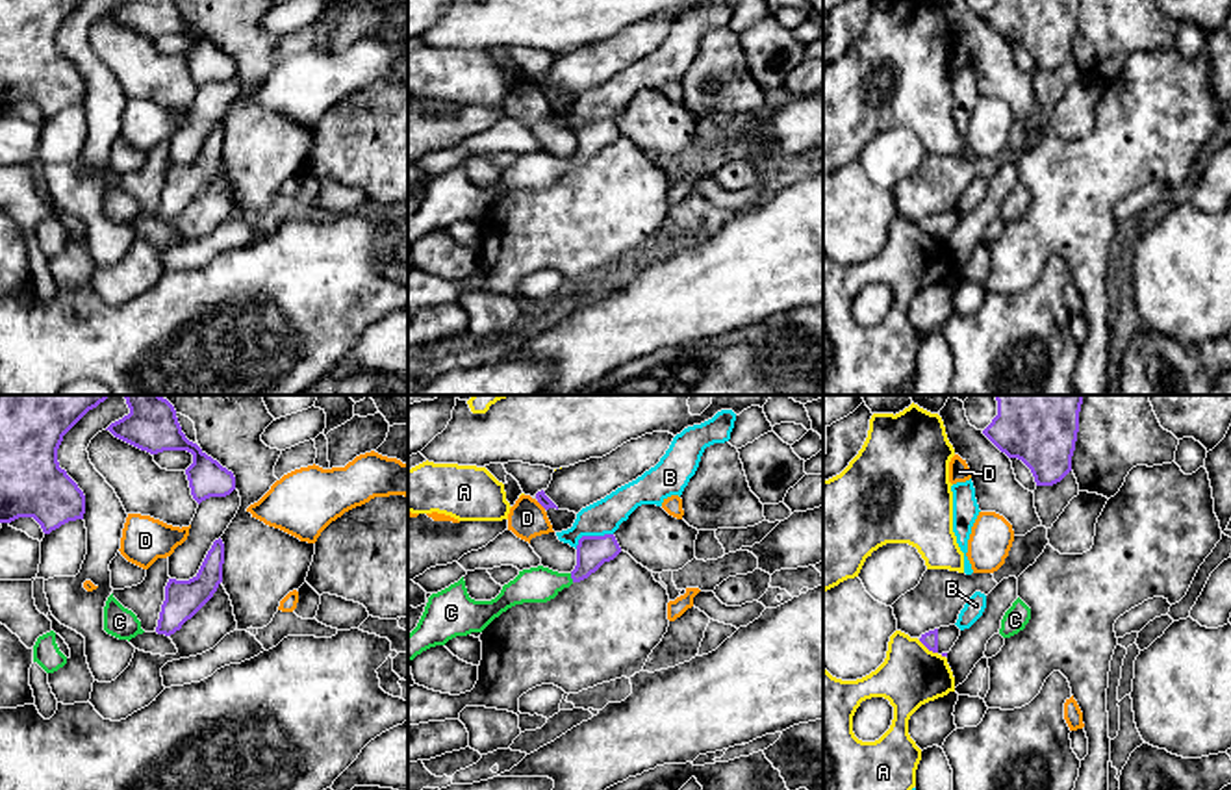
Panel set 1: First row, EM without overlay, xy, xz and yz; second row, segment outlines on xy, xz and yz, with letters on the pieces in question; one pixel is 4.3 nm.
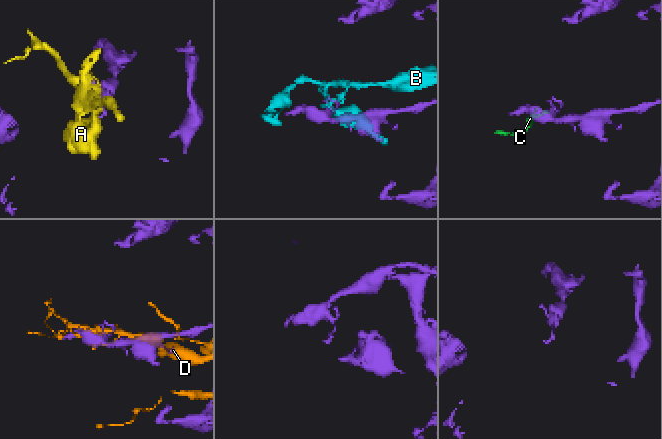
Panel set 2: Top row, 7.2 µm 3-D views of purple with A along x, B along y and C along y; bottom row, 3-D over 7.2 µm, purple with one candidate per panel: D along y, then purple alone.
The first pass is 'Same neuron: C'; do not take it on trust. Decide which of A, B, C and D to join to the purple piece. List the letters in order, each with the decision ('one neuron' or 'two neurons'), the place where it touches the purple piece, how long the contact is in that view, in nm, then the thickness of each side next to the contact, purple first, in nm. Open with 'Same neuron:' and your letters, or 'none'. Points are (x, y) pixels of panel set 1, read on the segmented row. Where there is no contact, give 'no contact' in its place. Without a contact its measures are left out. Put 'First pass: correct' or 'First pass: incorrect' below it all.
Same neuron: C
A: two neurons; meets purple in yz at (927, 648); contact 110 nm long; 70 nm thick on the purple side, 280 nm on the other
B: two neurons; meets purple in xz at (592, 536); contact 180 nm long; 140 nm thick on the purple side, 150 nm on the other
C: one neuron; meets purple in xz at (571, 577); contact 40 nm long; 140 nm thick on the purple side, 160 nm on the other
D: two neurons; meets purple in xz at (542, 505); contact 60 nm long; 50 nm thick on the purple side, 170 nm on the other
First pass: correct

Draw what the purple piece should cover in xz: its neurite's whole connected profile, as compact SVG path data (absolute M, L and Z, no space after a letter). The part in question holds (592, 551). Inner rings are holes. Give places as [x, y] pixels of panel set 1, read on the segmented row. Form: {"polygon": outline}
{"polygon": "M614 534L582 536L577 545L577 566L571 573L558 573L543 566L523 569L491 601L471 599L462 577L428 597L417 627L408 634L408 660L430 647L445 645L456 636L482 632L495 618L515 605L554 599L564 588L588 579L619 553L621 547Z"}

